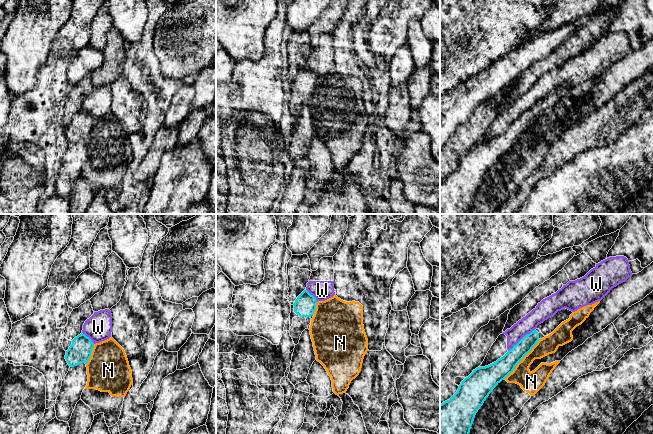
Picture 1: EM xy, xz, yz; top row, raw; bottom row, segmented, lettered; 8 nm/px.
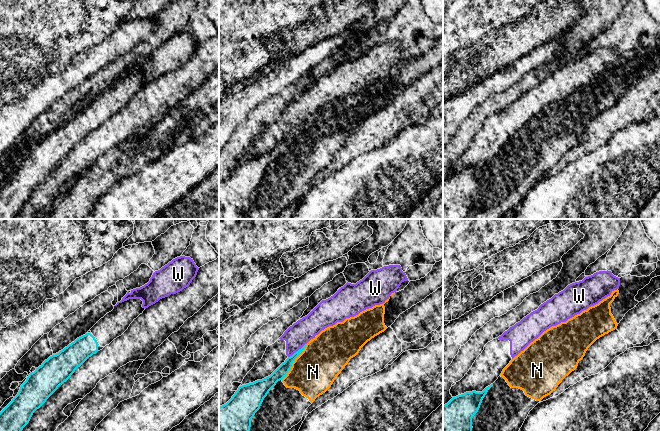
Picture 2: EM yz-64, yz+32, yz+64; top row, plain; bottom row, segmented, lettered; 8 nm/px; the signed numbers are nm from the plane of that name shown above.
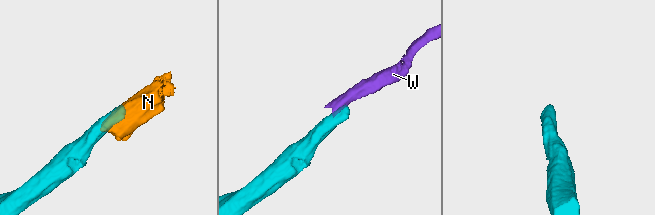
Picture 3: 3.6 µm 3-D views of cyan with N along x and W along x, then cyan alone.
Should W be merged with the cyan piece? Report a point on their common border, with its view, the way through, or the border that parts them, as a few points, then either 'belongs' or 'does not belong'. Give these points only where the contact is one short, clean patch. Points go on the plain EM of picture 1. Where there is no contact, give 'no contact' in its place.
yz (522, 114) | along yz (534, 105), (525, 110), (508, 127) | does not belong

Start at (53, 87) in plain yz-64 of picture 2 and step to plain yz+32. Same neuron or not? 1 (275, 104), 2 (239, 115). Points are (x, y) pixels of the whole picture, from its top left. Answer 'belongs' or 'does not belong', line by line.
1: does not belong
2: belongs

